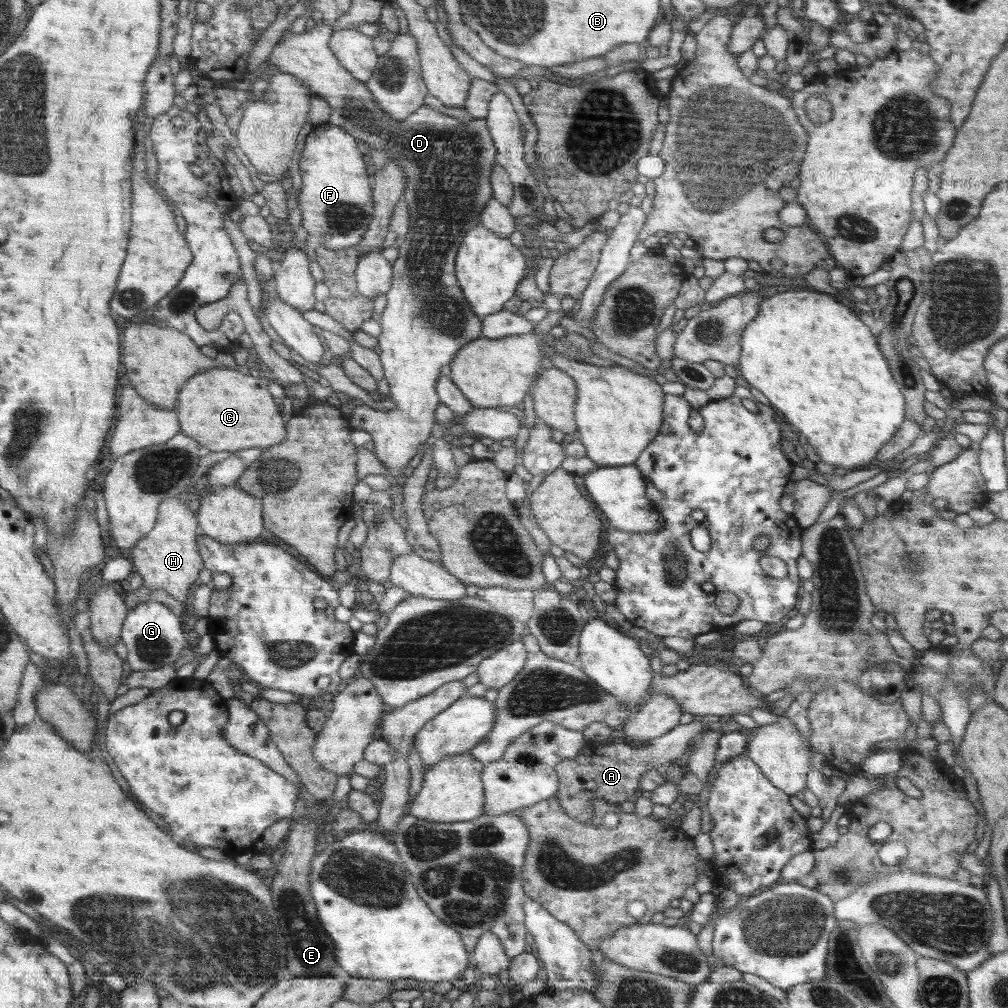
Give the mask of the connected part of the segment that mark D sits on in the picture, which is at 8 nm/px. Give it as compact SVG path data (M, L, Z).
M323 23L316 24L312 30L298 36L288 29L288 35L276 43L269 54L271 66L268 70L271 70L271 73L296 75L296 78L302 80L312 90L312 94L328 102L332 109L328 123L342 127L353 137L364 140L371 150L384 149L388 159L394 159L407 176L407 186L402 199L409 210L409 230L405 235L406 240L399 247L398 258L391 264L393 283L386 294L386 307L380 315L381 319L378 320L381 324L381 333L377 336L382 350L380 357L383 375L390 386L387 398L393 400L396 406L391 411L380 411L358 403L350 412L353 429L370 434L369 446L382 465L388 469L386 478L398 479L402 482L400 476L406 476L404 472L412 456L418 452L416 448L420 448L428 440L434 426L434 410L437 410L442 403L437 394L437 382L441 377L440 368L450 365L464 345L481 337L481 318L473 313L459 285L458 276L455 274L455 258L458 256L459 246L463 244L464 236L467 235L468 230L476 228L480 220L479 213L494 196L491 170L496 164L498 150L487 130L485 118L475 118L468 123L462 123L450 115L424 105L424 110L416 110L404 121L391 120L376 105L367 84L356 80L351 71L346 70L336 58L330 47L333 33L331 26Z

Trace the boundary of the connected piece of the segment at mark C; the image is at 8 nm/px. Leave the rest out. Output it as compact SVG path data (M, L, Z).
M216 366L196 373L180 389L176 406L180 432L204 446L207 452L276 446L288 438L282 416L266 388L266 379Z

